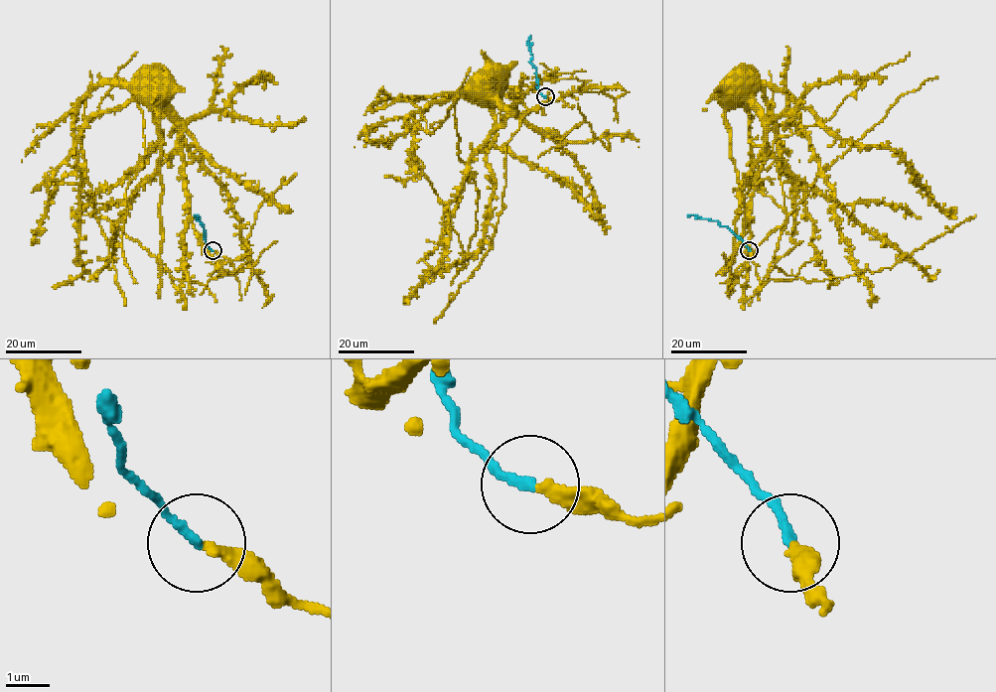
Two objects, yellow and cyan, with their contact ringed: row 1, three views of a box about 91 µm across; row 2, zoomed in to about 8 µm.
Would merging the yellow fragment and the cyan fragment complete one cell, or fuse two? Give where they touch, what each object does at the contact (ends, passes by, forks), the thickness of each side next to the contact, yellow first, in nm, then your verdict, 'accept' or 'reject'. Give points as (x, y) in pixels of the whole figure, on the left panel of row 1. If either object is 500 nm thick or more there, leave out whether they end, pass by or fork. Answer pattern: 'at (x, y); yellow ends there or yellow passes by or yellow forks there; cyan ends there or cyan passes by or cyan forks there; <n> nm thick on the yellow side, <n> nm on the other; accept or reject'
at (213, 250); yellow ends there; cyan ends there; 300 nm thick on the yellow side, 200 nm on the other; accept

